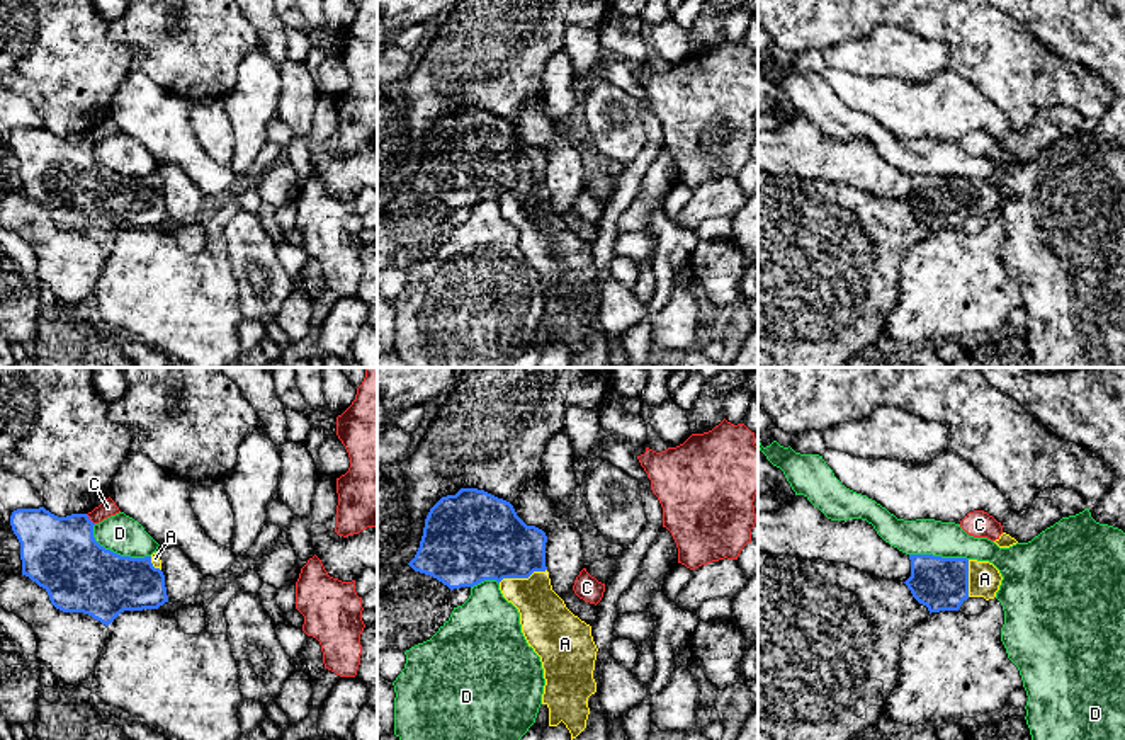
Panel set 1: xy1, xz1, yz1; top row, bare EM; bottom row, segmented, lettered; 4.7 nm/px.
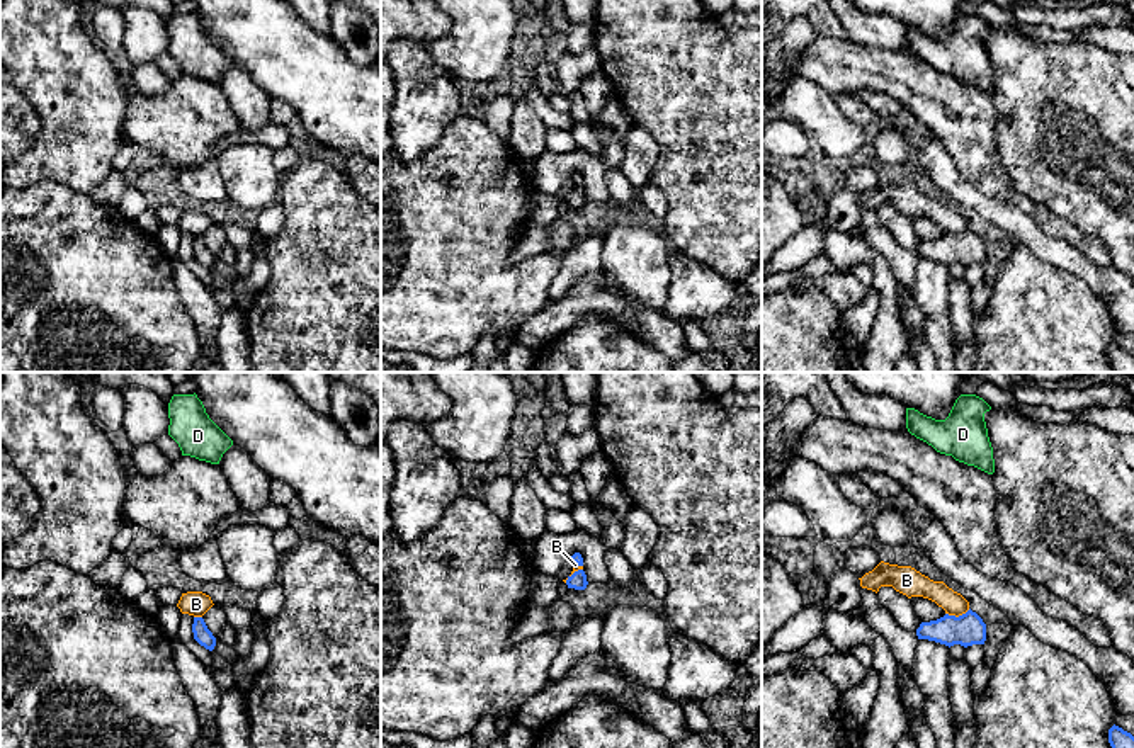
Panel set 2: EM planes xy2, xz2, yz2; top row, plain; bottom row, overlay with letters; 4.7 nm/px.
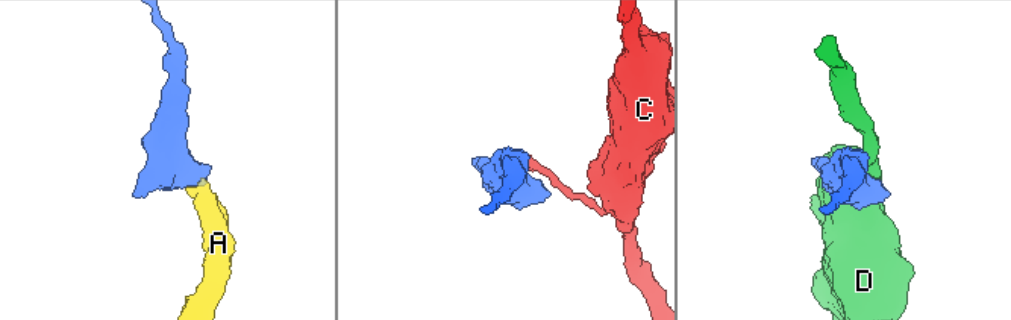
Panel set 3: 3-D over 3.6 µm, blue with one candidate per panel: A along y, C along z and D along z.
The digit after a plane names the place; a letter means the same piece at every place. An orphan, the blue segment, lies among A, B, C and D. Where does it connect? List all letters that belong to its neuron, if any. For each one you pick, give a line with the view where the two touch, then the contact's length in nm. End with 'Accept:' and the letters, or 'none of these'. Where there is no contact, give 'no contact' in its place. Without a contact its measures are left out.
A: contact in xz1; length 240 nm
Accept: A

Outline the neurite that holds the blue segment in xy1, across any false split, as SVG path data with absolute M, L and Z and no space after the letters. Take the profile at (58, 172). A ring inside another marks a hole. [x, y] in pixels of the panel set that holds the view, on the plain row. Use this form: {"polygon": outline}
{"polygon": "M17 128L10 145L20 162L22 194L42 206L51 223L63 231L83 231L109 245L124 230L158 228L168 221L161 179L121 175L93 157L87 133L58 136L39 128Z"}

